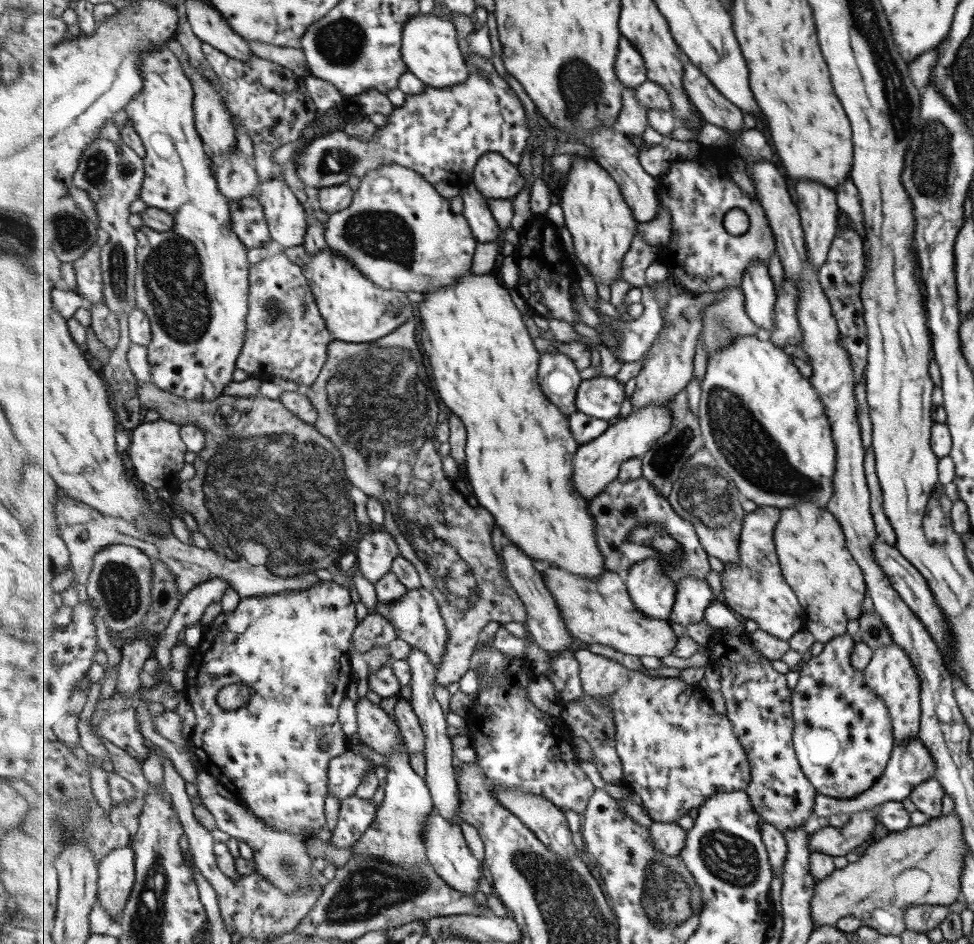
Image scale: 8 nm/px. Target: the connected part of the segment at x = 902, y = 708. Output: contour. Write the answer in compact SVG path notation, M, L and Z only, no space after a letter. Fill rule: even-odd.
M895 643L878 646L872 651L869 662L863 670L865 684L874 692L885 705L890 718L892 737L895 744L900 744L906 738L912 738L918 733L919 679L912 662L904 650Z

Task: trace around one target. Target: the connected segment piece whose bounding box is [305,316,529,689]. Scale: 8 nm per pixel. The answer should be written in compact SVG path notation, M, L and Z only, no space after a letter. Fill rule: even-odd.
M414 316L397 331L374 342L349 343L335 340L332 345L329 345L329 360L327 364L325 364L320 377L310 385L305 393L318 410L318 419L314 426L326 438L331 439L335 446L341 449L341 452L344 454L344 461L346 462L346 473L353 486L361 489L368 497L371 495L377 497L383 503L383 506L387 510L384 528L395 537L400 554L416 566L422 581L422 586L430 590L438 600L444 621L449 627L450 637L446 653L444 654L442 663L438 667L437 683L451 689L453 683L459 682L469 670L473 669L476 649L482 640L480 635L483 634L482 630L489 622L497 622L500 624L519 622L526 624L525 622L527 622L529 614L519 593L515 590L512 582L509 581L507 567L504 564L503 558L499 558L497 552L495 552L495 548L493 548L491 534L493 534L493 528L495 528L496 525L495 515L490 513L485 507L471 506L471 504L467 502L467 493L461 492L459 488L457 488L457 484L454 480L447 477L445 470L443 470L443 462L441 462L439 455L439 444L436 439L436 425L438 425L437 422L439 422L439 412L445 408L441 403L438 392L435 392L434 382L431 382L431 376L429 376L431 370L427 370L427 366L425 366L423 350L421 350L421 346L417 344L415 330L417 330L417 316Z

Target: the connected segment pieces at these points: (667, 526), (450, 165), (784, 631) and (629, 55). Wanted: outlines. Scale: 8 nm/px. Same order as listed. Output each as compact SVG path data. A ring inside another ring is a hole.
M641 477L631 482L613 481L589 504L596 518L596 535L605 557L609 574L626 574L632 566L657 554L670 570L673 581L680 583L687 577L705 579L711 575L709 554L691 522L679 516L670 500L656 491L652 482Z
M475 53L467 61L470 70L467 81L453 88L427 85L423 94L407 95L402 105L394 107L387 124L376 127L370 141L333 131L301 147L297 158L301 181L321 190L324 186L345 184L353 175L362 179L384 164L397 163L423 174L432 184L449 182L461 190L474 182L477 163L488 152L499 152L519 166L531 138L523 100L499 76L492 61ZM479 70L485 71L488 79L479 75Z
M757 506L754 511L746 513L740 542L741 560L738 564L734 564L734 562L724 563L721 599L744 620L754 620L761 630L788 642L794 634L805 629L807 619L796 591L784 577L778 557L775 534L776 526L780 524L780 518L781 511L777 507Z
M625 36L620 38L620 53L616 60L616 73L622 80L624 88L637 89L638 86L650 79L643 55Z

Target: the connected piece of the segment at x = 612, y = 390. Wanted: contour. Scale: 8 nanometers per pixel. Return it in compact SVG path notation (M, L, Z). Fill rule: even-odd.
M598 376L582 381L576 403L579 411L609 420L620 415L620 409L628 397L625 394L625 383L617 378Z

